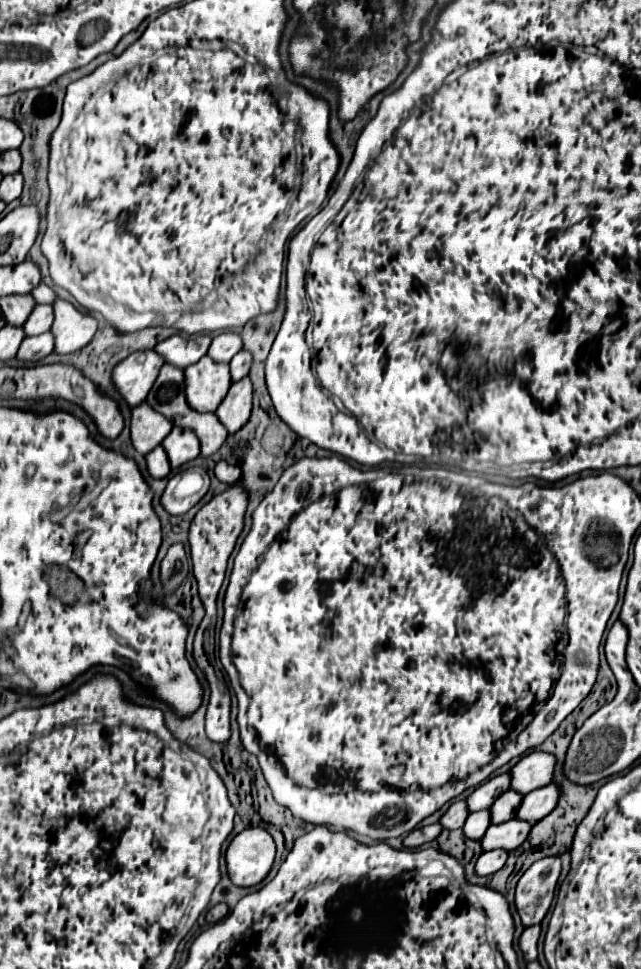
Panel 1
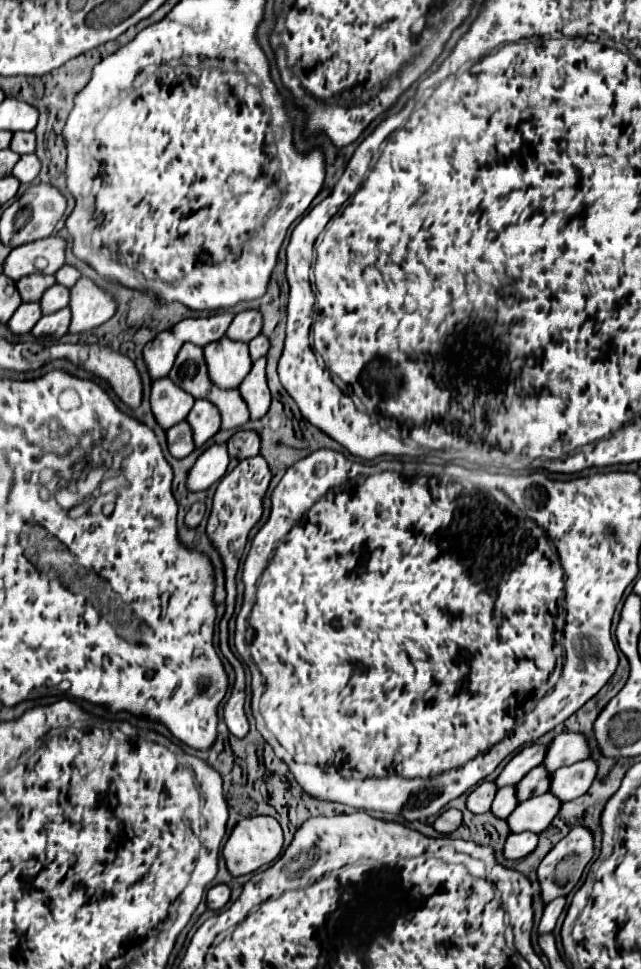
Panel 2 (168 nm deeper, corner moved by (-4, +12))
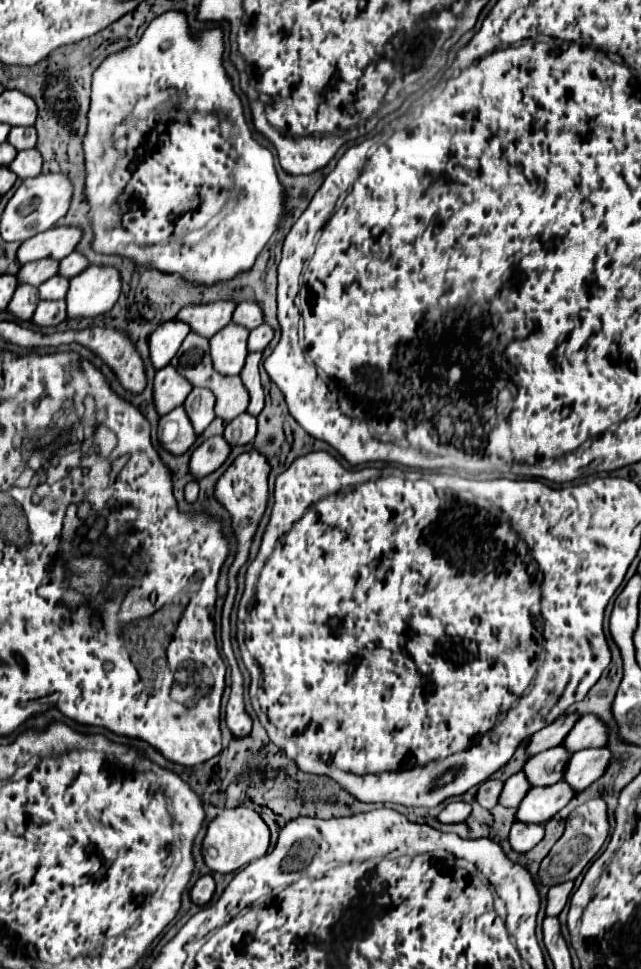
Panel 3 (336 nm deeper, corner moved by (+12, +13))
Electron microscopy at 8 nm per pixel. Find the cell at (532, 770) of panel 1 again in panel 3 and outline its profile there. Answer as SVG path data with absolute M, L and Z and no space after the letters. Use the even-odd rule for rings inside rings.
M594 714L582 716L576 726L572 728L572 734L564 740L566 750L578 752L584 748L604 748L608 744L608 726Z

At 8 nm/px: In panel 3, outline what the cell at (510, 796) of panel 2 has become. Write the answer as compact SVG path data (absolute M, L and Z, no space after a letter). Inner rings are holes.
M518 772L514 776L510 776L504 784L504 794L500 796L500 804L506 808L516 808L520 806L522 798L528 794L528 790L532 788L532 784L528 782L524 772Z

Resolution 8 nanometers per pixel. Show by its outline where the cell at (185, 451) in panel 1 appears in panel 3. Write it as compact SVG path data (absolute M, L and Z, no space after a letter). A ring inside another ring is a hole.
M194 388L192 394L186 398L184 408L188 410L196 434L202 434L206 426L216 418L214 406L216 406L216 396L208 388Z

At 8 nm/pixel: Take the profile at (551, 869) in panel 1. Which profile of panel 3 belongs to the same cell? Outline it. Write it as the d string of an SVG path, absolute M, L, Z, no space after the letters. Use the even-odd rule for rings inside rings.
M602 798L590 800L582 806L578 806L576 810L572 810L566 820L566 830L564 830L560 842L556 842L556 846L550 850L550 854L540 864L538 876L540 876L542 884L554 886L554 884L578 878L578 874L586 868L586 864L598 856L600 848L604 846L604 842L608 838L608 832L610 832L608 808Z

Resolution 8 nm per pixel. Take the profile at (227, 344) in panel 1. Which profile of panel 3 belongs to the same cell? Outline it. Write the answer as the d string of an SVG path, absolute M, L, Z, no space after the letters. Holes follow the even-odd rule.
M240 302L232 320L248 330L254 330L256 326L260 326L264 322L264 312L256 302Z

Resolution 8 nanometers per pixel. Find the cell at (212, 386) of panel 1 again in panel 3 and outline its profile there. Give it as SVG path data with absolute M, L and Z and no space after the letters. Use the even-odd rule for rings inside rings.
M230 322L224 326L218 334L212 336L210 346L212 346L212 364L216 370L224 376L234 376L240 374L248 356L248 334L244 326L238 326Z

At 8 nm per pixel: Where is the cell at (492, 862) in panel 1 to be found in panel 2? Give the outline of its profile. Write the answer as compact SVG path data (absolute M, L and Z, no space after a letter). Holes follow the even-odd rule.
M518 833L518 835L510 835L504 843L504 857L506 859L522 859L524 855L528 855L538 843L538 835L536 833Z

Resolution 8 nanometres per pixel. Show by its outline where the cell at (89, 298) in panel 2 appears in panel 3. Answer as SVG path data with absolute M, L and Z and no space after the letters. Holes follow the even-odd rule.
M90 266L70 280L66 294L68 316L98 316L108 312L122 288L120 270L114 266Z

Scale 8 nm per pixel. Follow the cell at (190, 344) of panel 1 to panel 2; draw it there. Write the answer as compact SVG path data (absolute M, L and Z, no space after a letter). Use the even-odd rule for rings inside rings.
M220 313L212 317L198 317L198 319L182 319L172 327L172 331L182 337L186 343L196 343L198 347L206 347L212 341L218 341L224 337L224 331L228 329L228 323L234 315Z

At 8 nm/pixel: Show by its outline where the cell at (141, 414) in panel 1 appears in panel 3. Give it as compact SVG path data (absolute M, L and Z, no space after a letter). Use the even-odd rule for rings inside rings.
M166 366L156 372L154 378L154 404L160 416L168 414L176 406L180 406L186 396L192 392L192 384L176 372L176 368Z

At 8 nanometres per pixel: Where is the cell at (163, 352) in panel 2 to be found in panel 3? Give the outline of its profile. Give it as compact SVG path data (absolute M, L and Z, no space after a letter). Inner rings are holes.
M180 320L164 322L156 330L156 334L152 334L150 356L152 356L152 364L156 370L170 364L170 360L174 358L174 354L178 352L180 344L184 342L184 338L188 334L190 334L190 326L186 322L180 322Z

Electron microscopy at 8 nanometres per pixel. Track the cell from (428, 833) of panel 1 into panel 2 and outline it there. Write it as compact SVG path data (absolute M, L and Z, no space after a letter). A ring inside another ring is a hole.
M448 809L448 811L444 811L444 813L432 823L432 827L434 827L438 833L450 833L450 831L454 831L460 823L462 823L462 811L458 811L458 809Z

